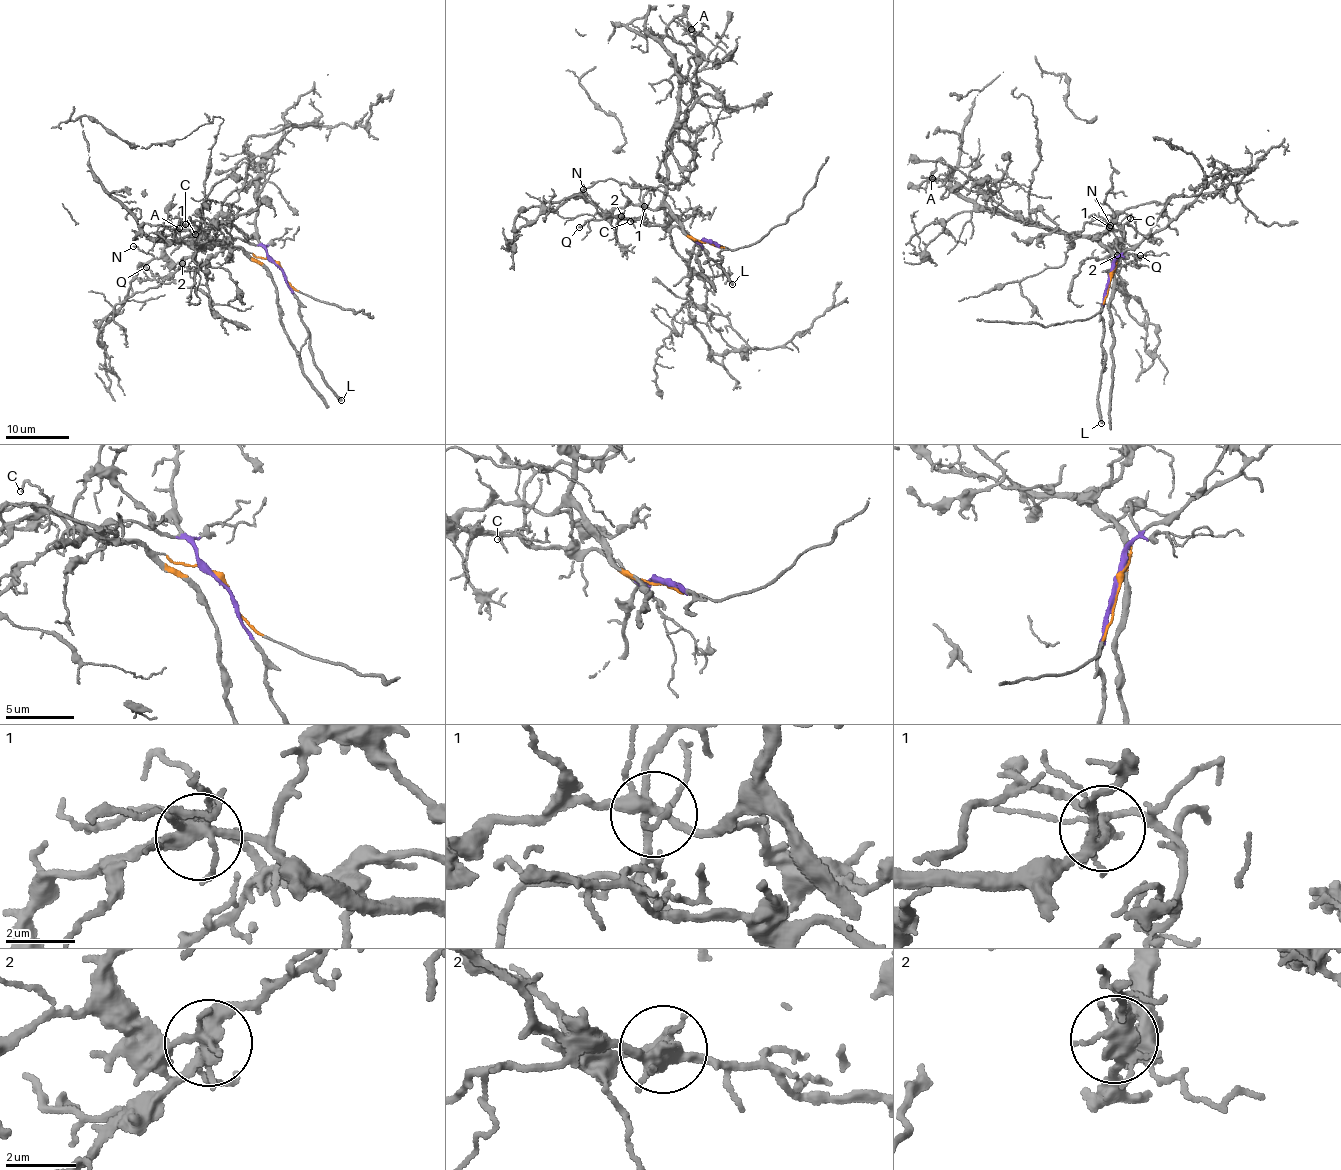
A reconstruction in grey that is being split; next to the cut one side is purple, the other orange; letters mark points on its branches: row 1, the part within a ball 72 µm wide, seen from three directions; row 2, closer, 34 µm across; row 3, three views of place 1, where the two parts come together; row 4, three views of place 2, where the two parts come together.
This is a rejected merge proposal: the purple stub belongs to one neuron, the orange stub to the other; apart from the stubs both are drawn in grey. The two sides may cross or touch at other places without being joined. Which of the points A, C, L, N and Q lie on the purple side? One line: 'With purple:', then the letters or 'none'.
With purple: C, L, Q

